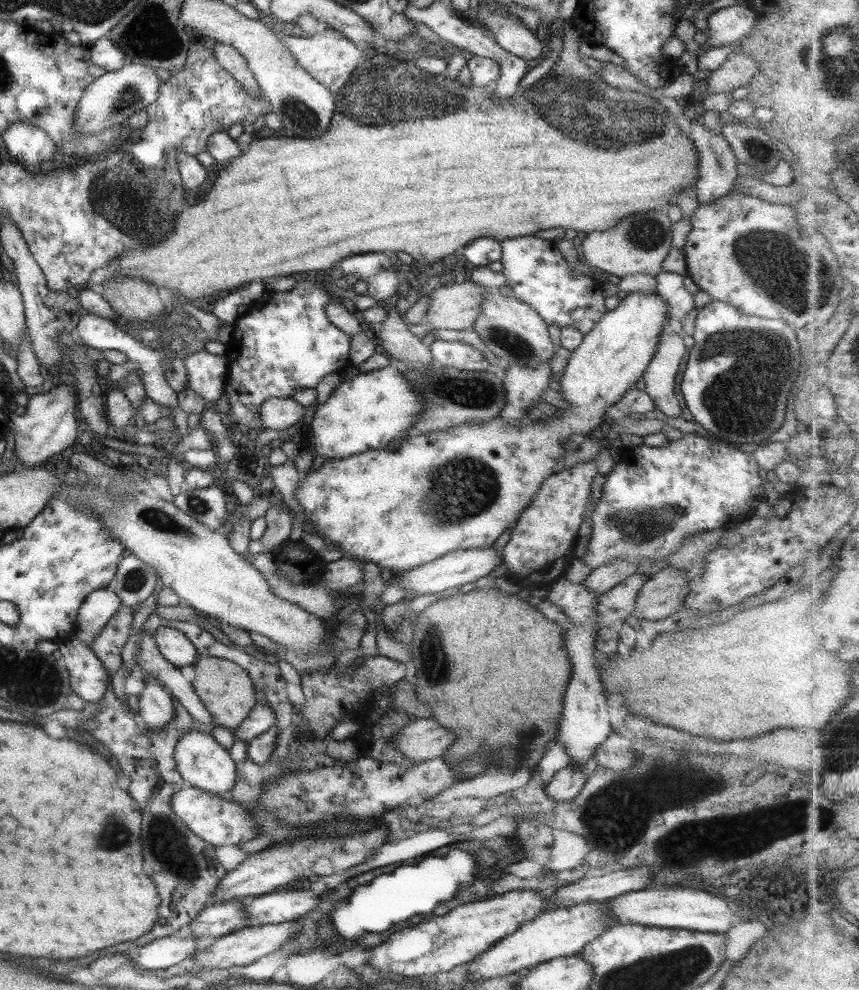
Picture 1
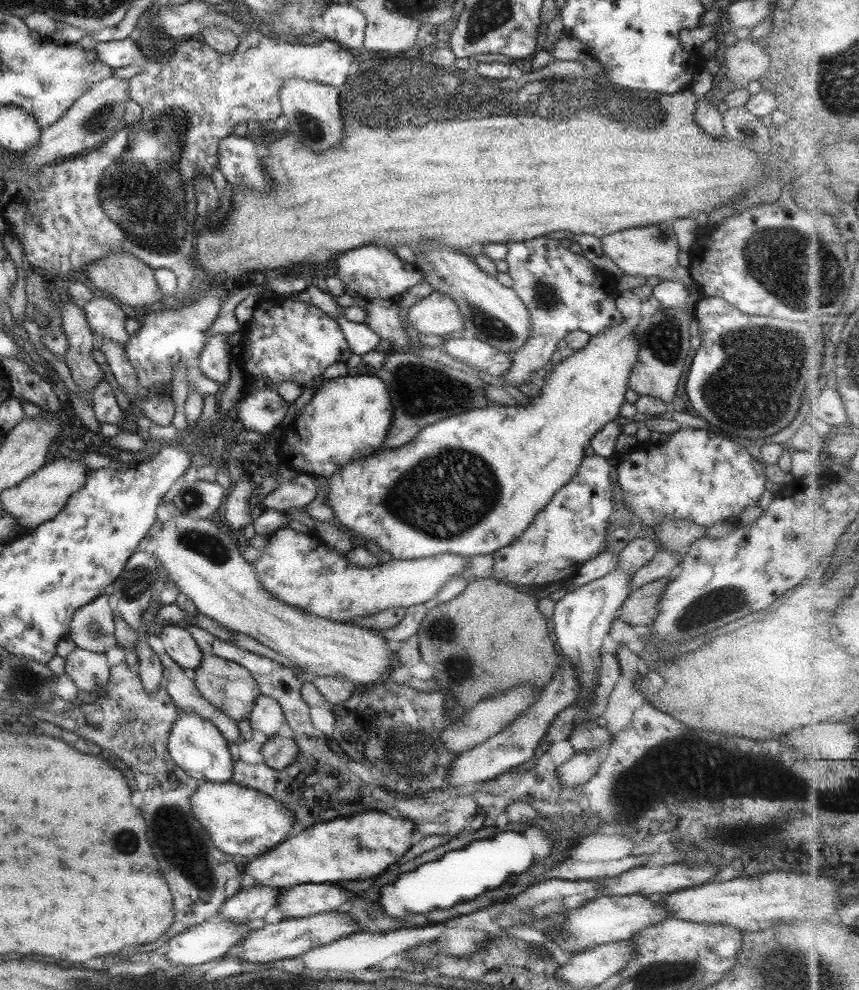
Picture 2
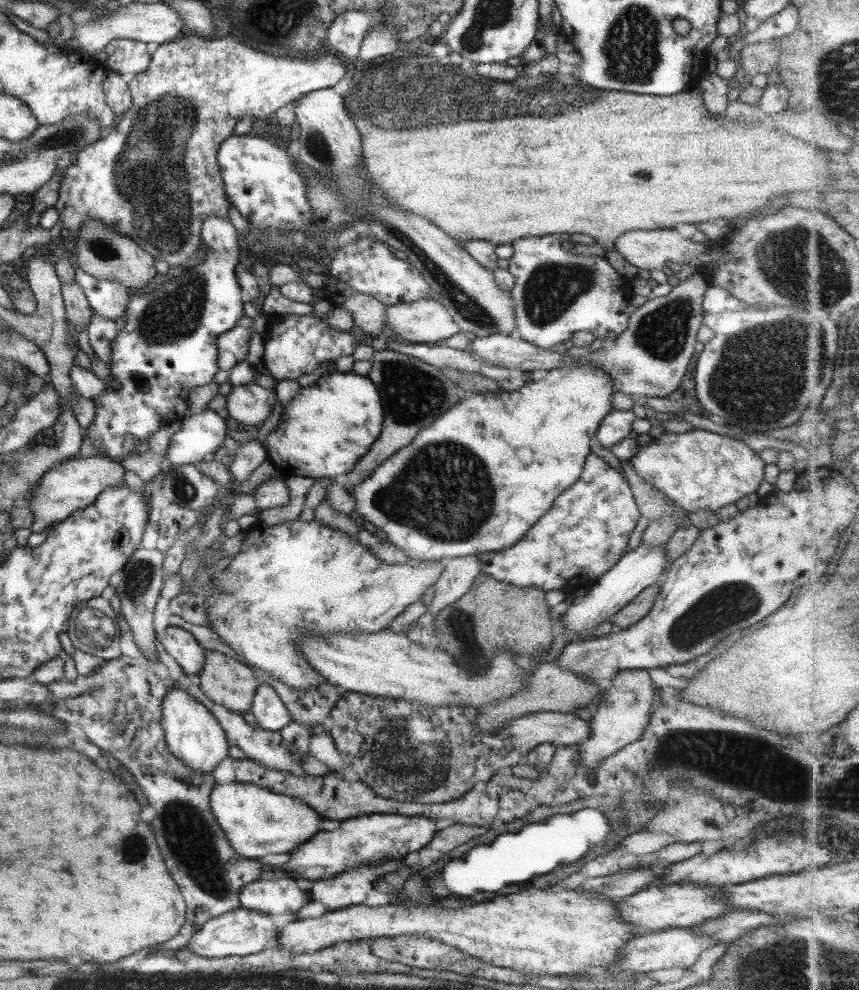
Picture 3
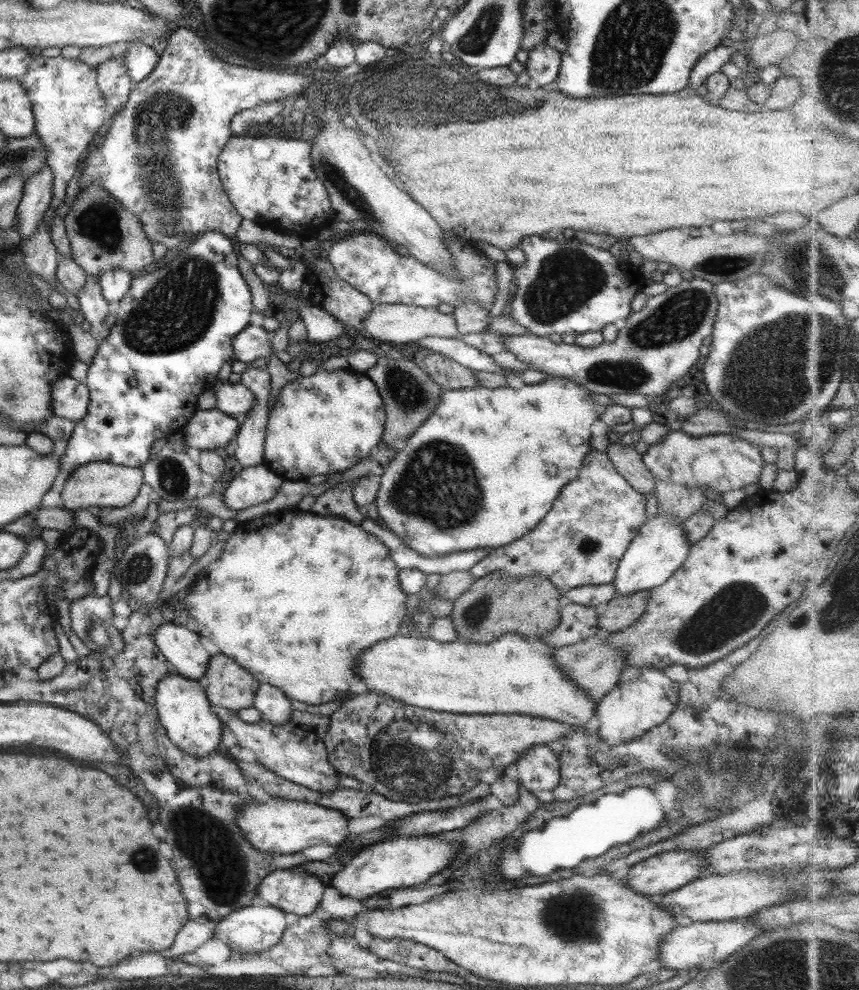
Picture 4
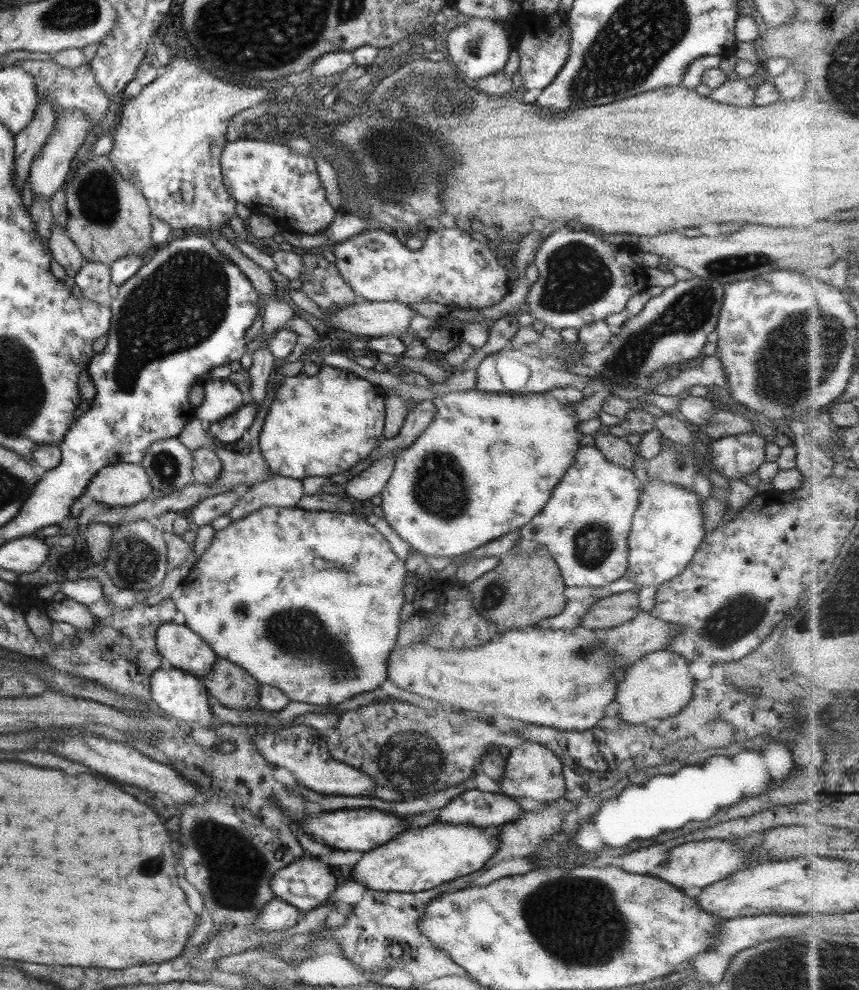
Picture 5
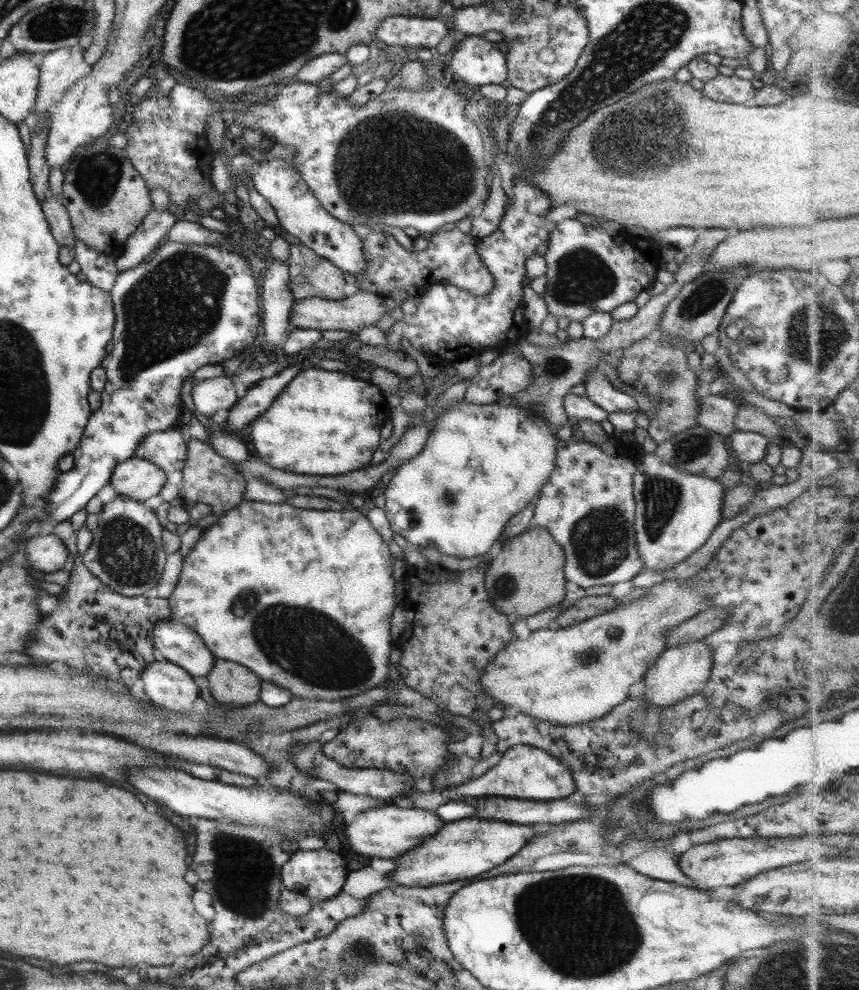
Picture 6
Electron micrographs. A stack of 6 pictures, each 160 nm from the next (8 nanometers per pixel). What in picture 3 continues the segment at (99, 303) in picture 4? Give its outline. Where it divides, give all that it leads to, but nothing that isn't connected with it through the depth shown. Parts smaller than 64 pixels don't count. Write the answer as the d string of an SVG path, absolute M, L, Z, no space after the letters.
M92 314L92 319L85 330L87 330L88 342L94 356L107 365L111 360L112 340L118 333L118 330L115 329L115 323L113 320Z

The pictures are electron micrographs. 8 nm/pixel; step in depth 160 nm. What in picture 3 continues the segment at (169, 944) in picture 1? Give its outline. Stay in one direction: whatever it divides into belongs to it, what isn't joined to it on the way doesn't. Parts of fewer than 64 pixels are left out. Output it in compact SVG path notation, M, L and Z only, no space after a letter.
M235 908L221 916L210 918L204 922L184 944L185 948L203 958L225 958L225 956L247 956L270 946L278 928L272 923L270 916L253 910Z

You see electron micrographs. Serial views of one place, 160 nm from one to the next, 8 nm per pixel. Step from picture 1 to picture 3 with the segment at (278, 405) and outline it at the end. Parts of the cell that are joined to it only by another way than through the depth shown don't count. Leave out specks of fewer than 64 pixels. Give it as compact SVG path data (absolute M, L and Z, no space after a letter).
M253 383L233 386L226 395L226 412L234 422L260 426L276 403L274 391Z

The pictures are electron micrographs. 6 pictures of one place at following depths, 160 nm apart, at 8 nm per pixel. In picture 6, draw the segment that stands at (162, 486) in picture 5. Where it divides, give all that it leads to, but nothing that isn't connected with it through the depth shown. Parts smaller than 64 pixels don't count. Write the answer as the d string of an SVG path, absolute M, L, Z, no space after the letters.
M178 429L148 434L134 450L134 456L151 462L163 474L182 470L186 459L186 441Z

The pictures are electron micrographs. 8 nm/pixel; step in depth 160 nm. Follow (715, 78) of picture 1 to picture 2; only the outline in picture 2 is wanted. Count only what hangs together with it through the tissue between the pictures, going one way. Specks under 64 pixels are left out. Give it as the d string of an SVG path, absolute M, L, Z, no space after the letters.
M749 38L739 39L733 46L726 47L723 58L724 76L737 89L745 89L751 80L758 80L769 66L767 54Z

